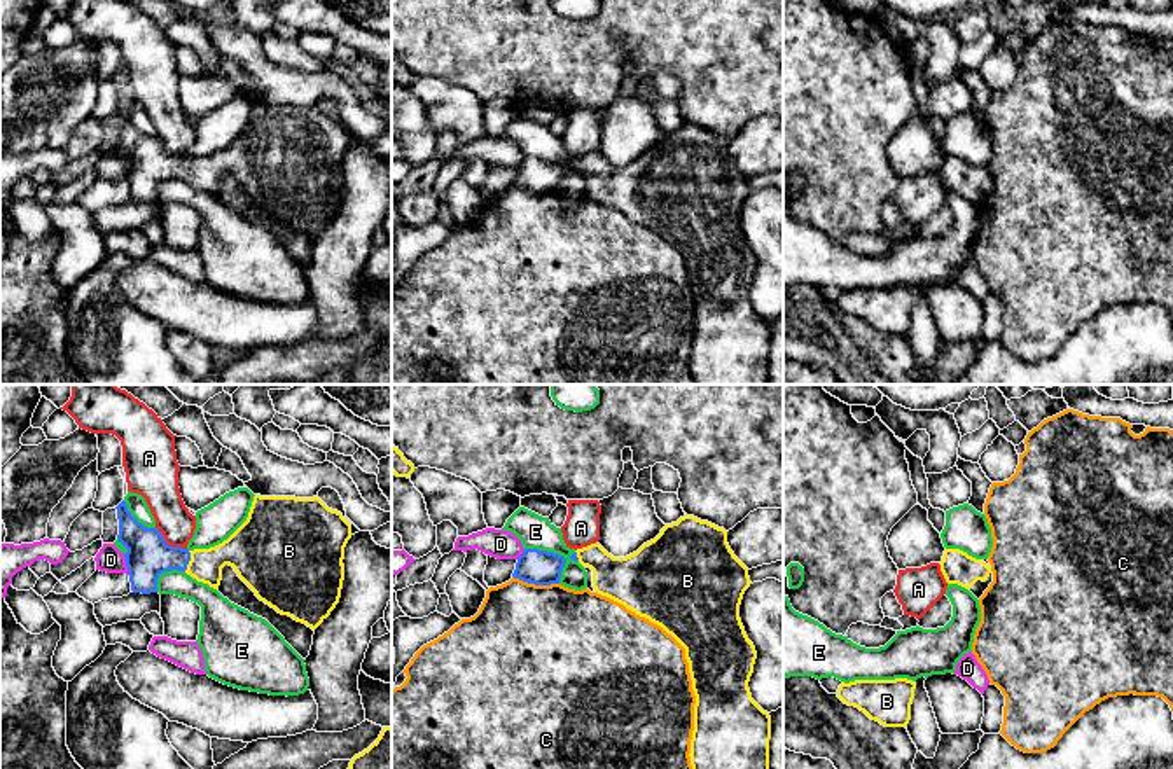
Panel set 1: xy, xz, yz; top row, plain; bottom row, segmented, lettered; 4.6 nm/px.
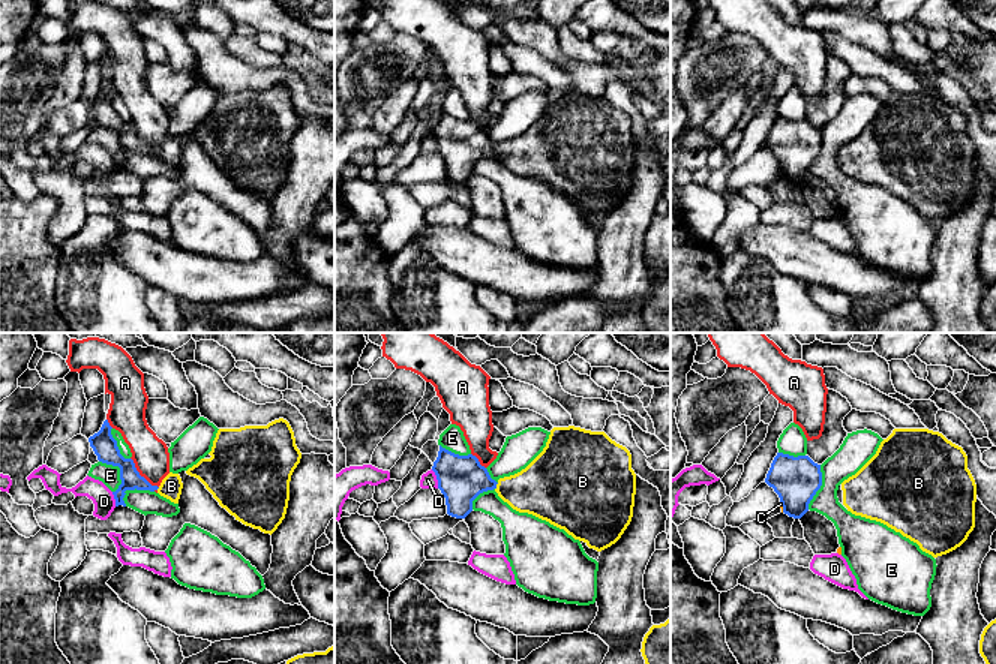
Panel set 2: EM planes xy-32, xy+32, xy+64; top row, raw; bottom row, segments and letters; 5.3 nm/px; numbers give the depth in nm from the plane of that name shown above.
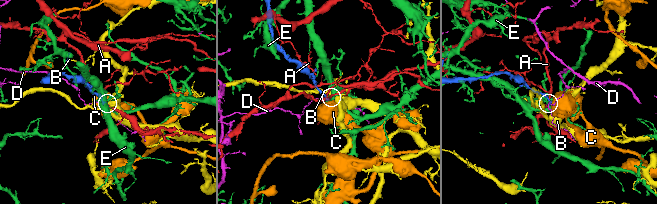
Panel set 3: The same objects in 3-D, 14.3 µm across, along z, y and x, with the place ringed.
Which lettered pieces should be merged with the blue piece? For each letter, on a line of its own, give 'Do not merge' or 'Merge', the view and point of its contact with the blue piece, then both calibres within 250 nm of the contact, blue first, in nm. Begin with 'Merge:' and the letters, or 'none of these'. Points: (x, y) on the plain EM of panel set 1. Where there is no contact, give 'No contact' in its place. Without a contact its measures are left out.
Merge: B
A: Do not merge. Touches blue at xy (166, 152). Thickness 200 nm (blue) against 170 nm
B: Merge. Touches blue at xy (189, 168). Thickness 200 nm (blue) against 170 nm
C: Do not merge. Touches blue at xz (535, 193). Thickness 160 nm (blue) against 500 nm
D: Do not merge. Touches blue at xy (126, 173). Thickness 200 nm (blue) against 120 nm
E: Do not merge. Touches blue at xz (551, 161). Thickness 160 nm (blue) against 160 nm

